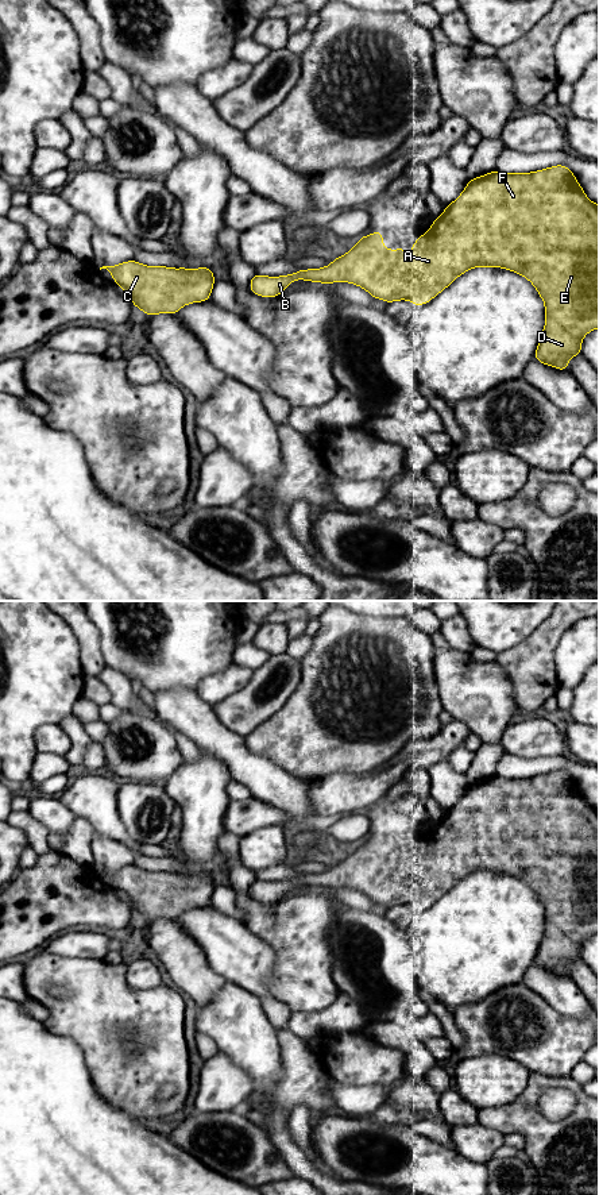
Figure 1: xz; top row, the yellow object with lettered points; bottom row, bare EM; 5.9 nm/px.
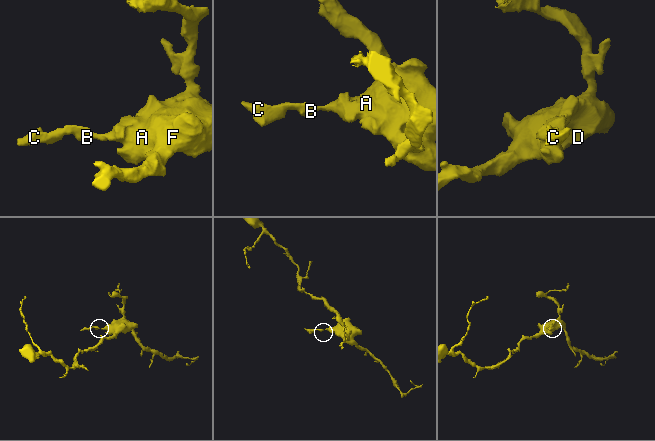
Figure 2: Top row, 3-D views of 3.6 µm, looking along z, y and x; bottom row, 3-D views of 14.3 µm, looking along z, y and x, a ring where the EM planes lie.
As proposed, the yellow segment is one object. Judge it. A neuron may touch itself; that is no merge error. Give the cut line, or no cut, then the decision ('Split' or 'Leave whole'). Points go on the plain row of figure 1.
No split. Leave whole

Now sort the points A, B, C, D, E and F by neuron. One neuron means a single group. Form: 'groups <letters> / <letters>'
groups A B C D E F

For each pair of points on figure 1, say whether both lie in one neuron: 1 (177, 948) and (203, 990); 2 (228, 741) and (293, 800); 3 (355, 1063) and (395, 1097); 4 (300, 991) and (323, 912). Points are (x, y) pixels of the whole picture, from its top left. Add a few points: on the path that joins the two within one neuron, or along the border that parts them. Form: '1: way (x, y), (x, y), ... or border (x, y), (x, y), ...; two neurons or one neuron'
1: way (184, 959), (186, 970), (196, 979); one neuron
2: way (244, 758), (269, 782), (277, 786); one neuron
3: way (367, 1063), (373, 1064), (393, 1084); one neuron
4: way (302, 971), (302, 932); one neuron

